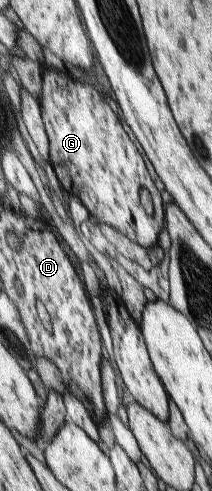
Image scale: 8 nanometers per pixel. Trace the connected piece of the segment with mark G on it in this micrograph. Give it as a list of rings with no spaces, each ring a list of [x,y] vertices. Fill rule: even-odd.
[[[44,67],[41,69],[42,85],[41,94],[37,101],[40,106],[40,115],[48,138],[48,162],[53,166],[63,190],[71,196],[76,196],[79,202],[86,208],[97,221],[97,224],[107,224],[125,235],[128,242],[135,242],[143,248],[152,248],[157,242],[157,234],[163,228],[163,204],[159,198],[159,192],[153,184],[153,180],[147,174],[147,168],[143,164],[141,154],[133,146],[133,142],[123,134],[123,128],[117,120],[117,116],[111,112],[111,108],[105,104],[105,100],[99,96],[99,92],[91,86],[79,84],[60,73],[57,69]],[[145,188],[151,194],[155,214],[149,218],[145,210],[139,204],[139,190]]]

